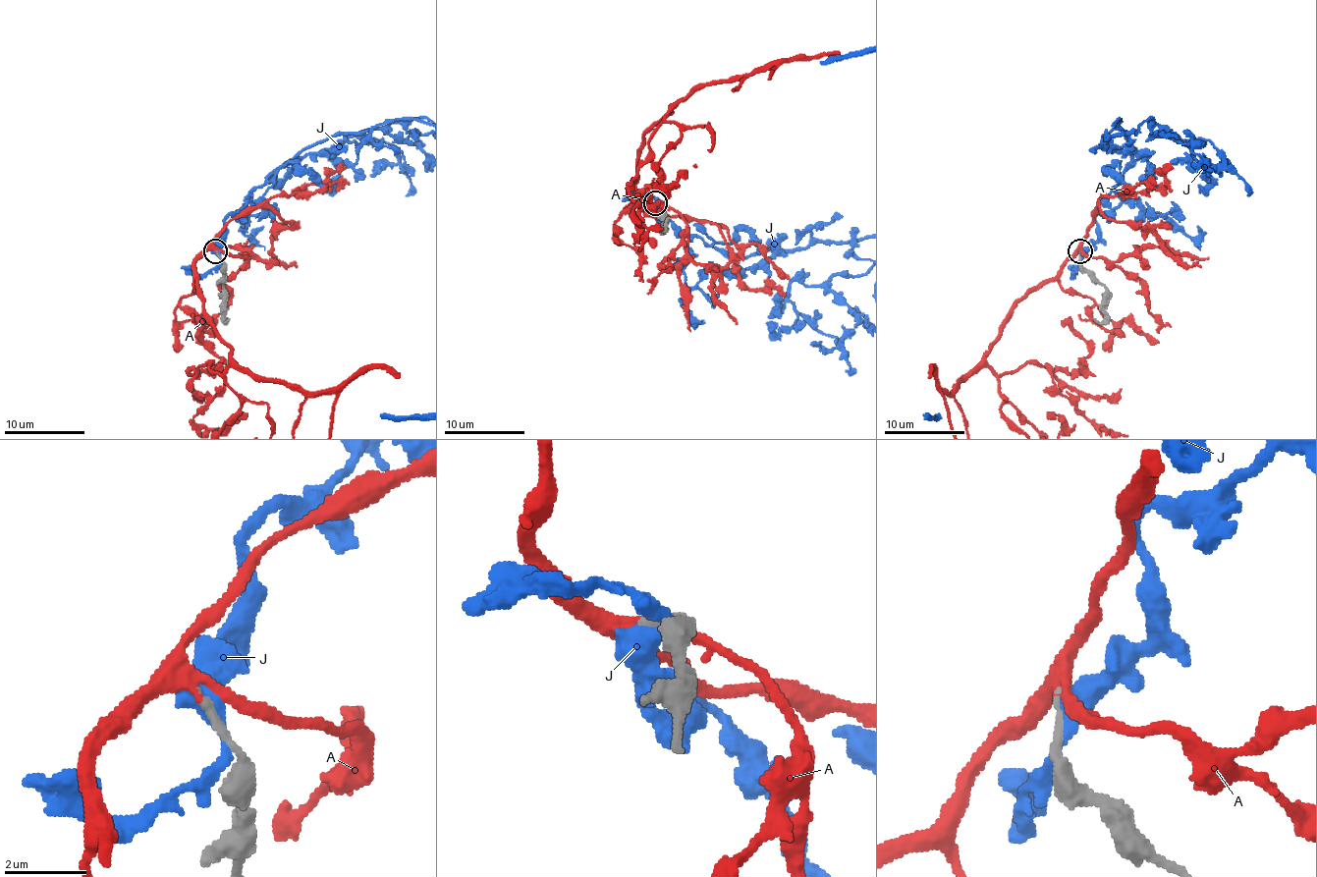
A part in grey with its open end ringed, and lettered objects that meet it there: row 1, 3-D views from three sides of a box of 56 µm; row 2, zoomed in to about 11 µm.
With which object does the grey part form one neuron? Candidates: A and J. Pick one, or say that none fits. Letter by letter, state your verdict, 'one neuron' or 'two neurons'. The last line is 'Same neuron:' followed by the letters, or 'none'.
A: one neuron
J: two neurons
Same neuron: A

